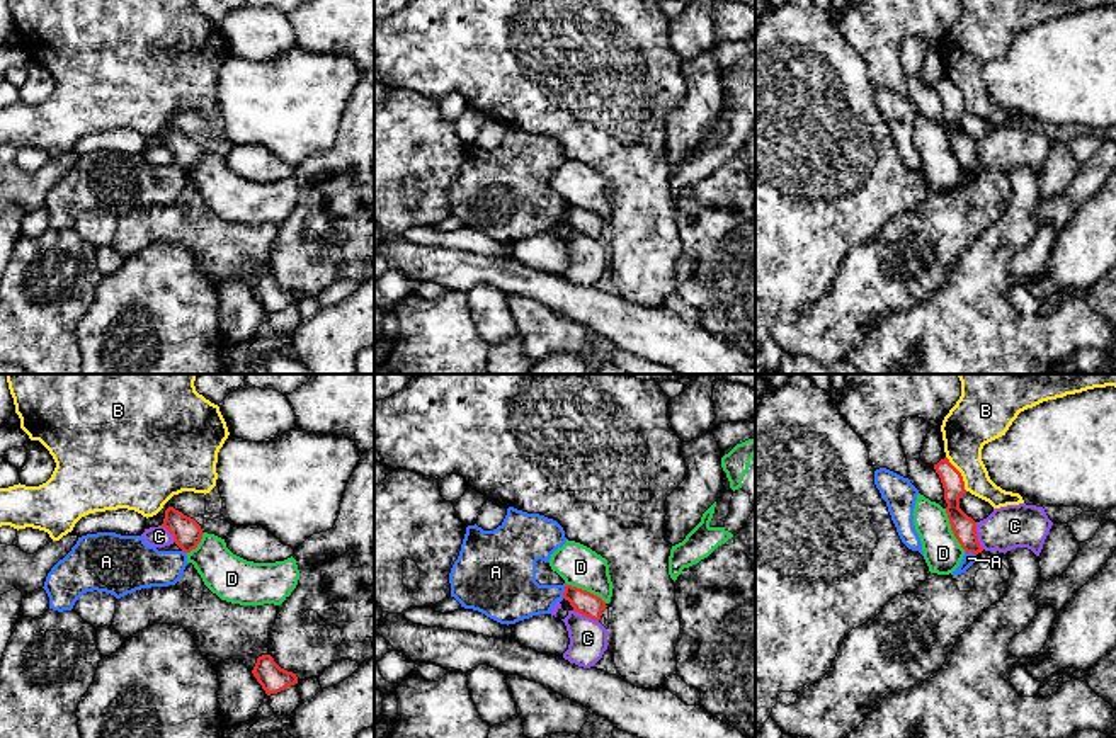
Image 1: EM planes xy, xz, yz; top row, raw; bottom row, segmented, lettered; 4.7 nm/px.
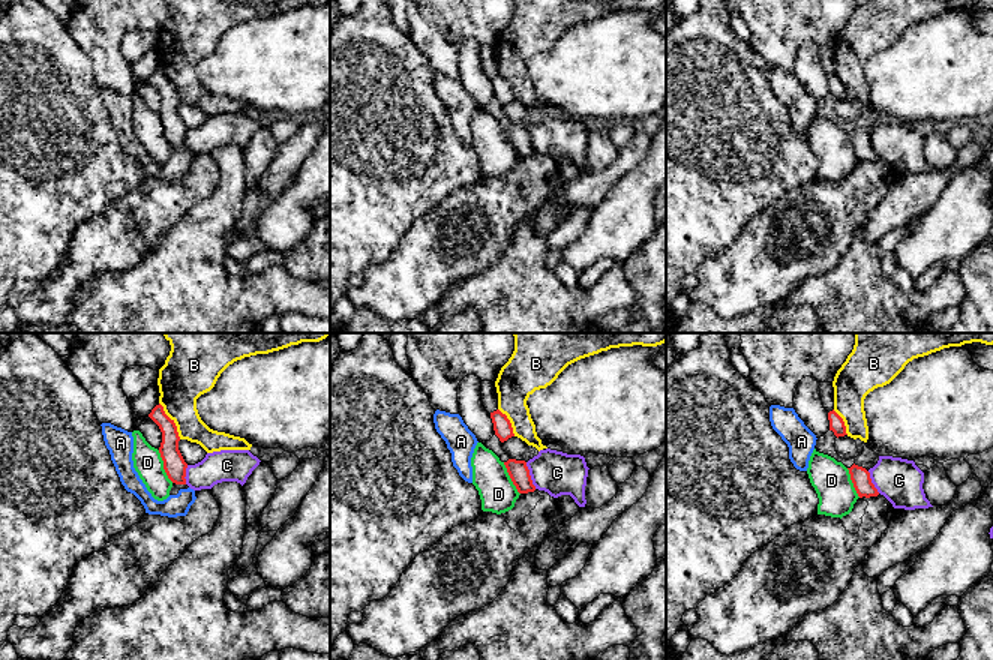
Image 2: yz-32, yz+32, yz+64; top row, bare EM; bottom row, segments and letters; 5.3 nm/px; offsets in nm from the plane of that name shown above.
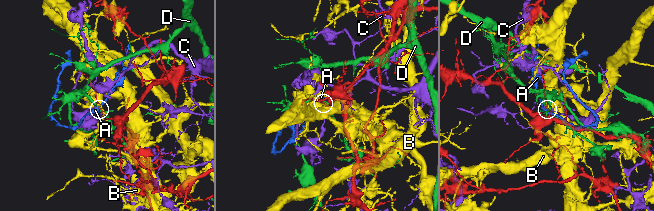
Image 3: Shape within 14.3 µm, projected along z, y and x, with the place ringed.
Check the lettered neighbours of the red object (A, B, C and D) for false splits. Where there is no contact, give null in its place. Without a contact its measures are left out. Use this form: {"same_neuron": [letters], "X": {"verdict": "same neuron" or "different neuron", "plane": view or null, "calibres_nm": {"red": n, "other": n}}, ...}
{"same_neuron": [], "A": {"verdict": "different neuron", "plane": "xz", "calibres_nm": {"red": 120, "other": 260}}, "B": {"verdict": "different neuron", "plane": "yz", "calibres_nm": {"red": 110, "other": 240}}, "C": {"verdict": "different neuron", "plane": "yz", "calibres_nm": {"red": 120, "other": 200}}, "D": {"verdict": "different neuron", "plane": "yz", "calibres_nm": {"red": 120, "other": 180}}}

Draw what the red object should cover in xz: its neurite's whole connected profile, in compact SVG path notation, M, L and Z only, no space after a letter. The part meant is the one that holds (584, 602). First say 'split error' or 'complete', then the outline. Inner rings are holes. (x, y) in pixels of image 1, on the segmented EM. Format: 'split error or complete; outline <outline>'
complete; outline M565 585L563 599L570 602L575 612L594 621L599 621L607 607L601 597L572 585Z

